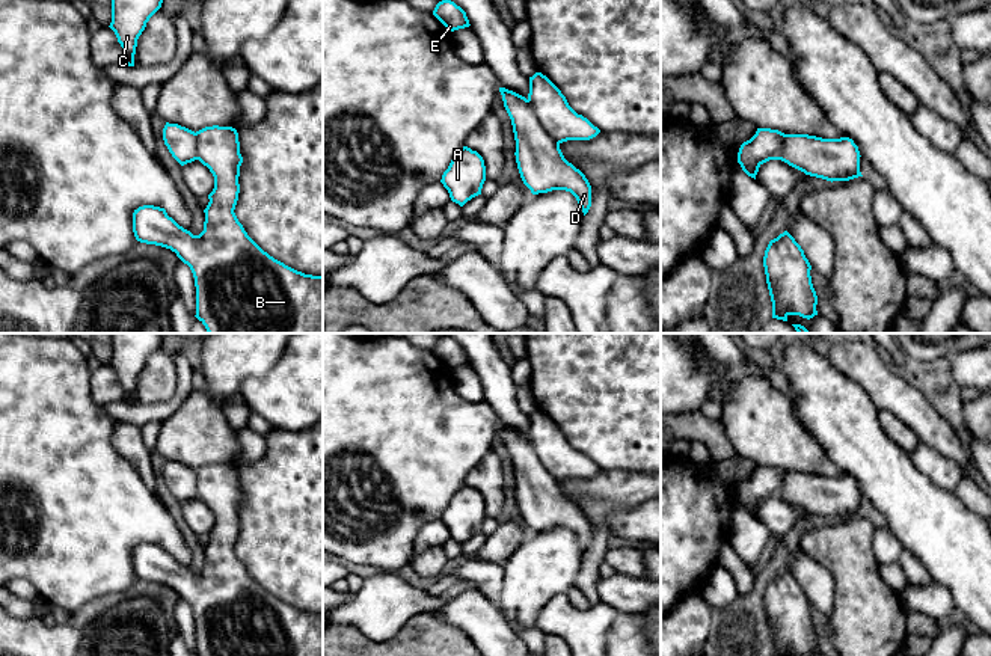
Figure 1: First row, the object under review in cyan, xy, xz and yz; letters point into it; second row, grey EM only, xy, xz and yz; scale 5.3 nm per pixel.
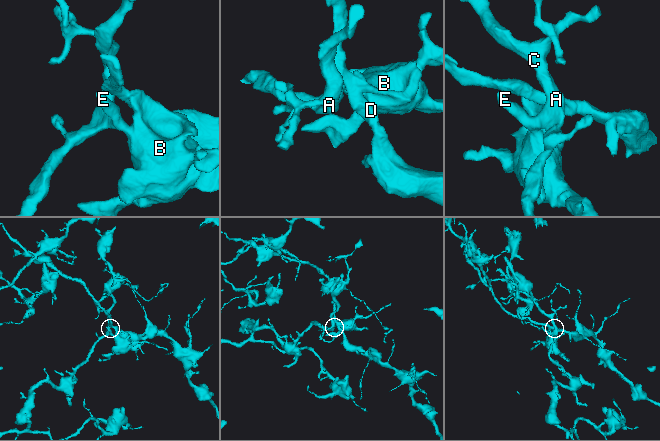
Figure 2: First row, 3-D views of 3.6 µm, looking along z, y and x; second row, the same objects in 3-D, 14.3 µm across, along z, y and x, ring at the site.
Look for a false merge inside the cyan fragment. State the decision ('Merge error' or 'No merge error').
Merge error

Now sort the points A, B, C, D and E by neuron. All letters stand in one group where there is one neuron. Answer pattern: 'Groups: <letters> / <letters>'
Groups: A B C E / D

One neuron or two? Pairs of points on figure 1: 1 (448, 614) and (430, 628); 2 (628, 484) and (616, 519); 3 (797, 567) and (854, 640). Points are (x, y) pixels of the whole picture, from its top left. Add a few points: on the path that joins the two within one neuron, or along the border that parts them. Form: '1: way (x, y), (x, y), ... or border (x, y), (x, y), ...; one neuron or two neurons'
1: border (436, 611), (444, 622), (460, 629), (471, 640); two neurons
2: border (644, 499), (631, 507), (584, 502); two neurons
3: border (831, 575), (833, 611), (827, 620); two neurons

